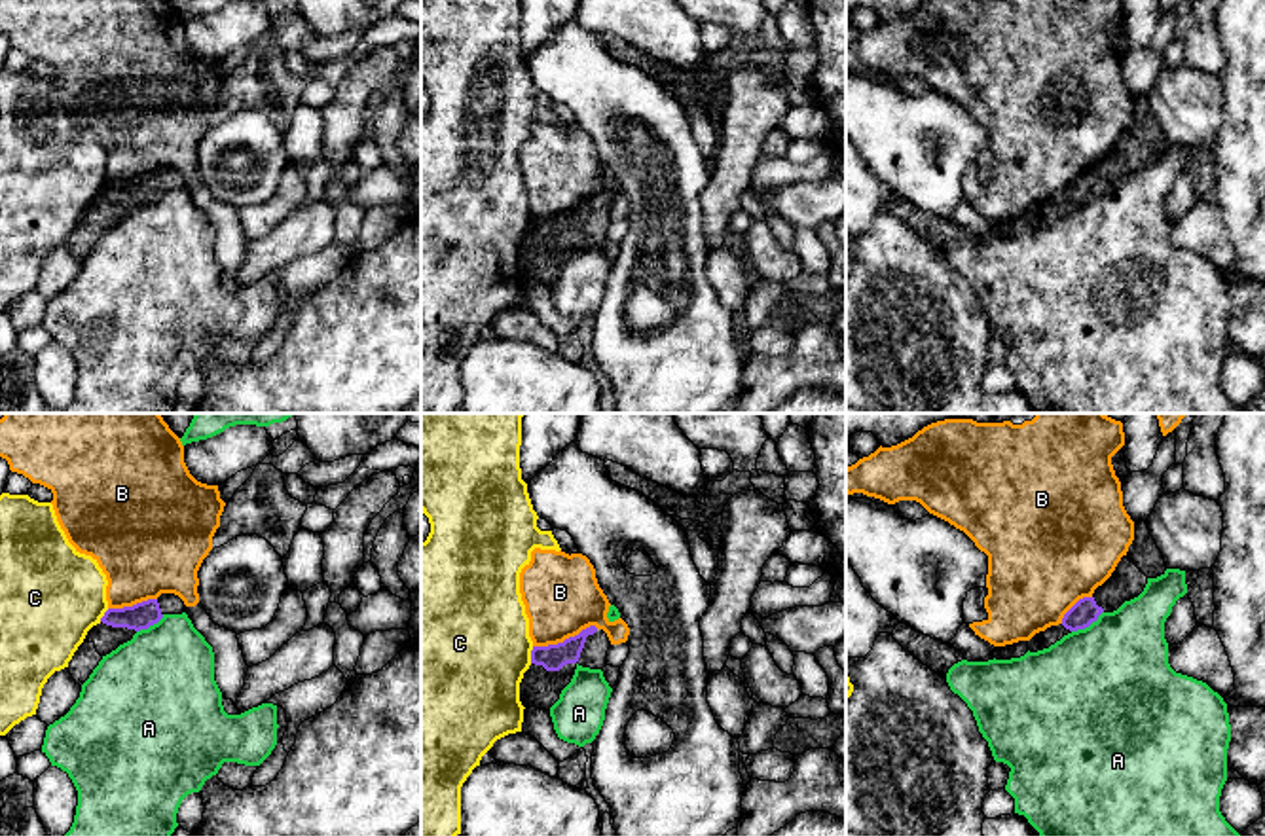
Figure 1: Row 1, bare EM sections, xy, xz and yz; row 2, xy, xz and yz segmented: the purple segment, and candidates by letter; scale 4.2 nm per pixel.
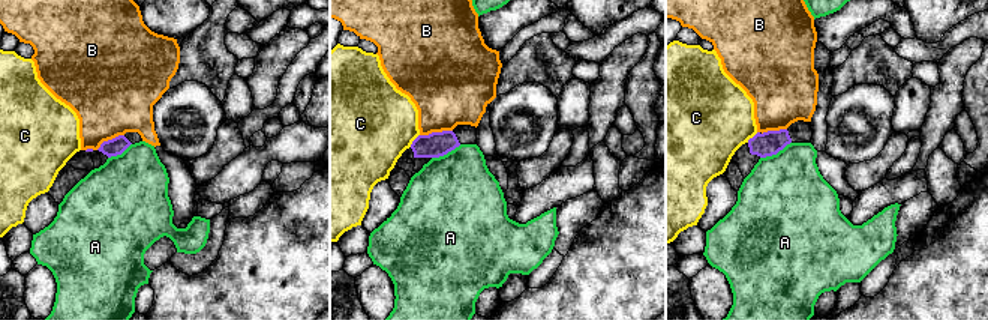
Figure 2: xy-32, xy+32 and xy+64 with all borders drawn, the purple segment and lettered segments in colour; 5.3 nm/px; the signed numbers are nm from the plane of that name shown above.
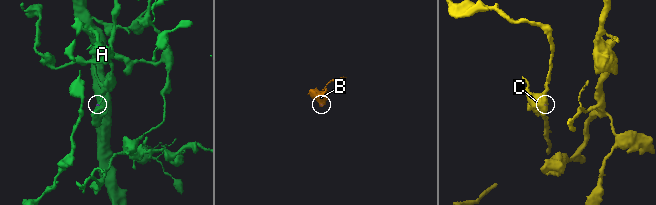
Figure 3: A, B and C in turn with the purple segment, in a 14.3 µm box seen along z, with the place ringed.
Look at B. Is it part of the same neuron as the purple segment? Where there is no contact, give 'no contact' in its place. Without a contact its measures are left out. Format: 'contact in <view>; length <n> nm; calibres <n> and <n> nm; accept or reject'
contact in xz; length 300 nm; calibres 110 and 320 nm; reject

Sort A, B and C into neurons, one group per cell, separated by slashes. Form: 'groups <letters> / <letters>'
groups A / B / C

